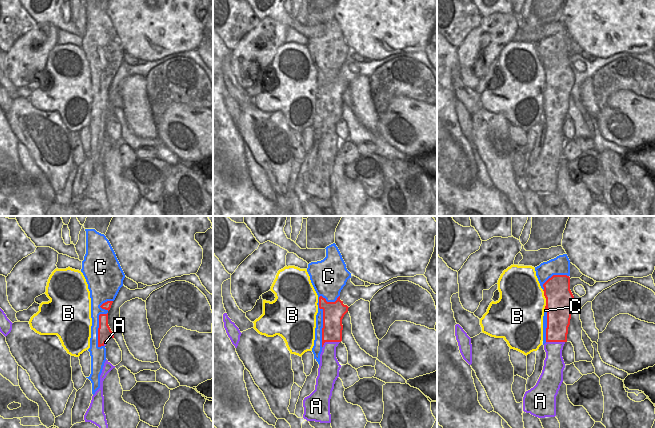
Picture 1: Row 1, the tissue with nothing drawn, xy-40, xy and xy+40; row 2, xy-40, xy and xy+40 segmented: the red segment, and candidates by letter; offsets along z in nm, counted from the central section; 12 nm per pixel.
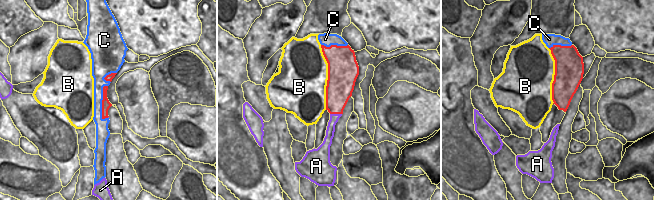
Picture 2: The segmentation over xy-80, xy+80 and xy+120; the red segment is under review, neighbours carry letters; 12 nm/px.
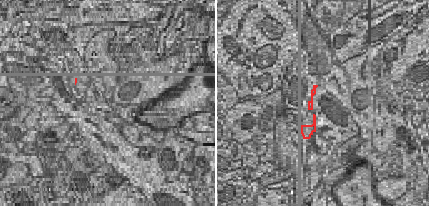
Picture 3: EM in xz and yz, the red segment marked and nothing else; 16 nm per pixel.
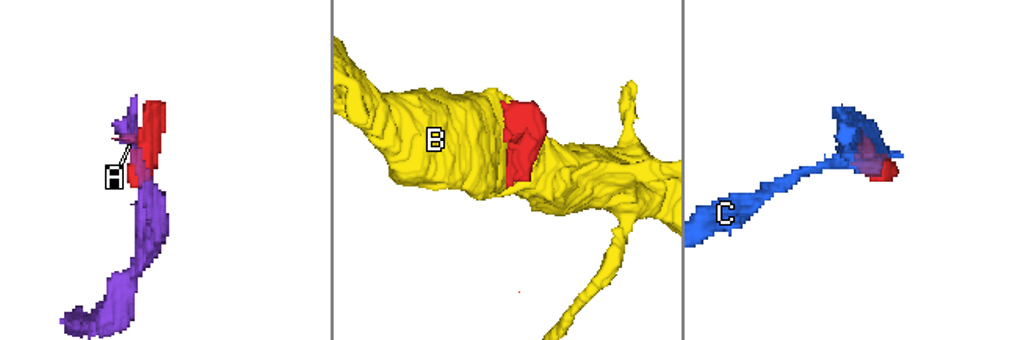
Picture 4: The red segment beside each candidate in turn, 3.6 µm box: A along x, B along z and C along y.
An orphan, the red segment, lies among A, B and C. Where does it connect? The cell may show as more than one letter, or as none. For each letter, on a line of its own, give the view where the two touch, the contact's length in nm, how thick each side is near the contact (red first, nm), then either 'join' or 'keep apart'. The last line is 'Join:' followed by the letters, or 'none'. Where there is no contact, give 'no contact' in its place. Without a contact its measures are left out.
A: meets red in xy; contact 220 nm long; 240 nm thick on the red side, 220 nm on the other; join
B: meets red in xy+40; contact 240 nm long; 340 nm thick on the red side, 460 nm on the other; keep apart
C: meets red in xy; contact 650 nm long; 260 nm thick on the red side, 190 nm on the other; keep apart
Join: A

